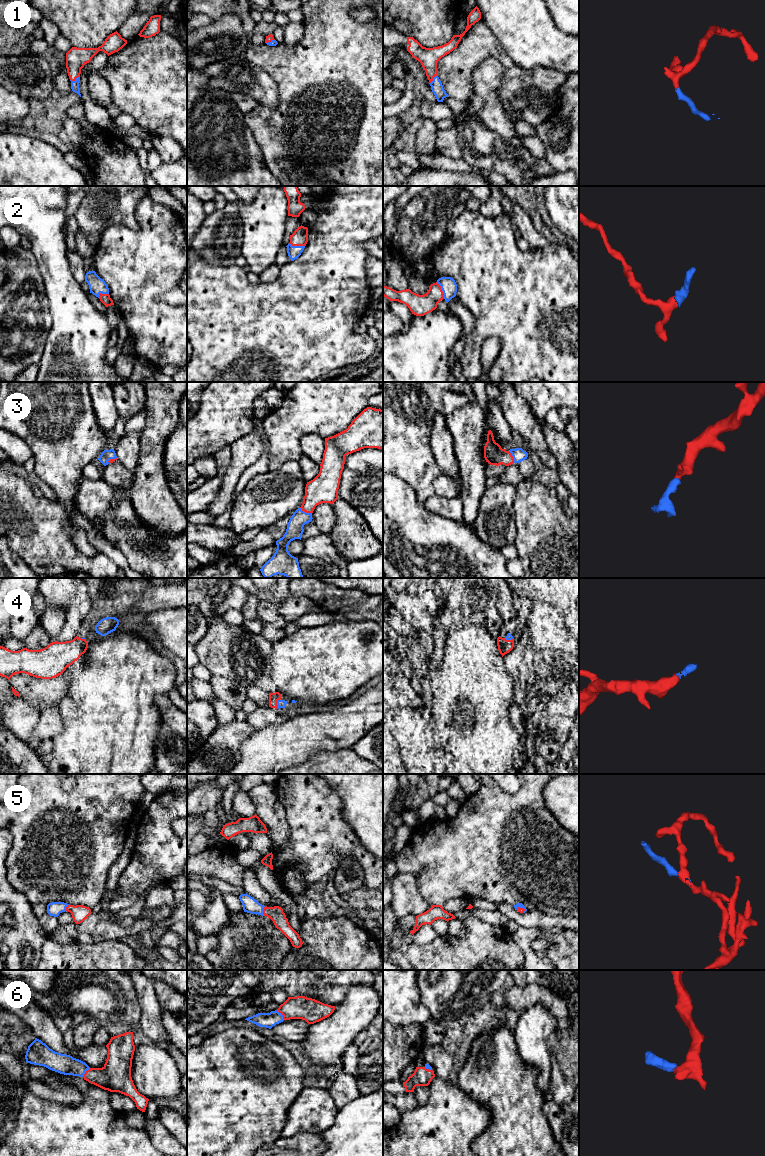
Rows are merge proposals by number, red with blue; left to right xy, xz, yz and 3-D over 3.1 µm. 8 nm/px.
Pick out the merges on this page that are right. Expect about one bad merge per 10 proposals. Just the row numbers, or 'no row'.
1, 2, 3, 4, 5, 6

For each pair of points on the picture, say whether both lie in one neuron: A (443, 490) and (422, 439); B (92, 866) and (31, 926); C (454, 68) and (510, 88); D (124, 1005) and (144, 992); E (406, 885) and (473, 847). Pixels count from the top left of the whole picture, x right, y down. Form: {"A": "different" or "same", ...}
{"A": "different", "B": "different", "C": "same", "D": "different", "E": "different"}

